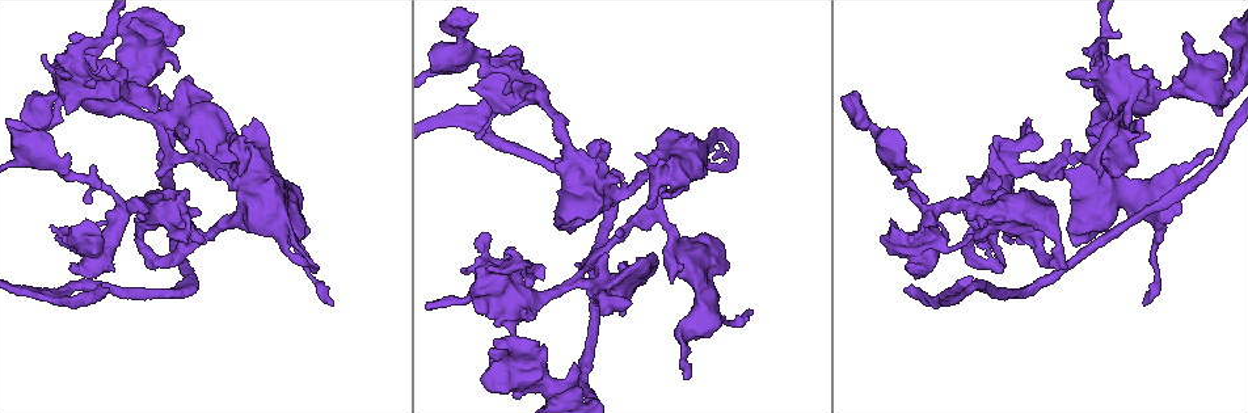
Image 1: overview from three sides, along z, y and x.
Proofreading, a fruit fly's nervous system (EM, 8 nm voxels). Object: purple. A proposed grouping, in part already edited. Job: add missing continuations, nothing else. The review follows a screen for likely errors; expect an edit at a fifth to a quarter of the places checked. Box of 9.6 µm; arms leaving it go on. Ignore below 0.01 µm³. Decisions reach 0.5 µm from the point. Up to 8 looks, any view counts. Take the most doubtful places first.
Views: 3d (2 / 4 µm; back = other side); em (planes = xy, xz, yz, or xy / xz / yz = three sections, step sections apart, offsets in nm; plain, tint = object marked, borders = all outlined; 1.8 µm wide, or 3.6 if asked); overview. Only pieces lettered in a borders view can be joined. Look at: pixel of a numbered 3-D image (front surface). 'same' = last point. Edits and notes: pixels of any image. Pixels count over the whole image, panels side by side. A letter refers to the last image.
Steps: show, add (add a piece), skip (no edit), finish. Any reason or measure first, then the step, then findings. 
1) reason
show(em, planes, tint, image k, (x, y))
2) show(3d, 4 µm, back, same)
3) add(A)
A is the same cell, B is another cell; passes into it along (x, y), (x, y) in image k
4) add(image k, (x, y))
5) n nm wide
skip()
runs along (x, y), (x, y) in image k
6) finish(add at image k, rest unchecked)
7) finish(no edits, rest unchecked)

show(3d, 2 µm, back, image 1, (921, 226))

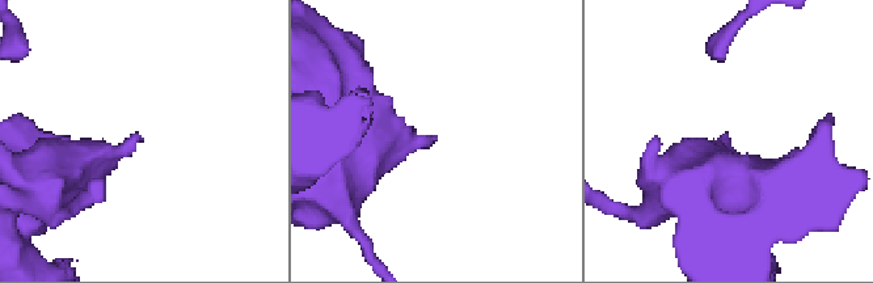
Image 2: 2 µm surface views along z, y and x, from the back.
show(em, planes, tint, image 2, (722, 137))

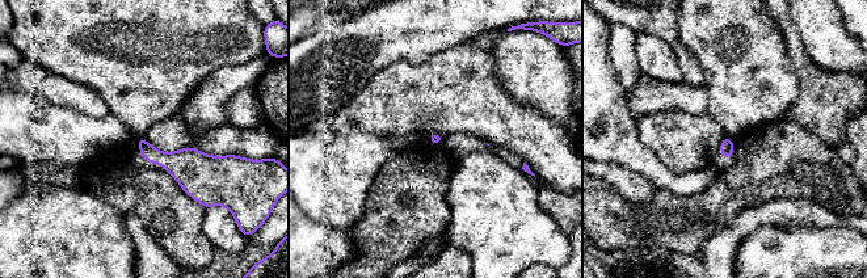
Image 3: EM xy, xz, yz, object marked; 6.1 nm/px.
show(em, planes, borders, same)

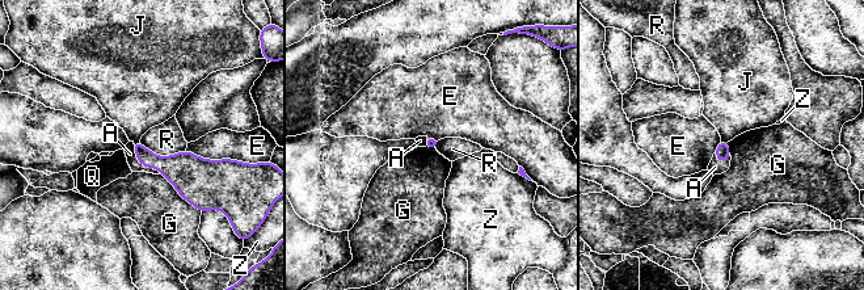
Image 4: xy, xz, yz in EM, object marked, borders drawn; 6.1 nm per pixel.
add(image 4, (130, 154))
A is the same cell, E, G, J, Q, R and Z are other cells; passes into it along (180, 169), (140, 163), (130, 154) in image 4; the cell continues

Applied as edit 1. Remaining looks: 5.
redraw
show(overview)

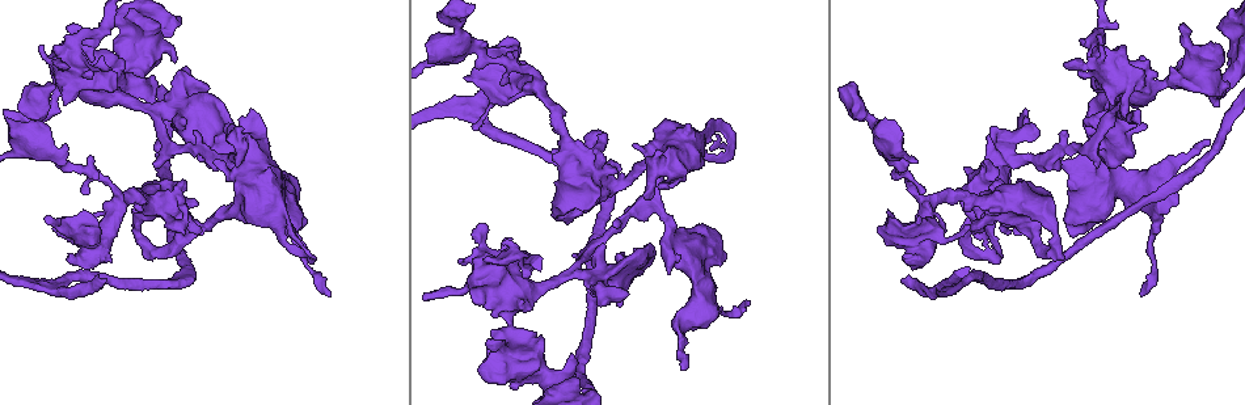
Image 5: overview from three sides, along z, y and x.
thick turns thin
show(em, 3.6 µm, yz, step 16, borders, image 5, (1026, 223))

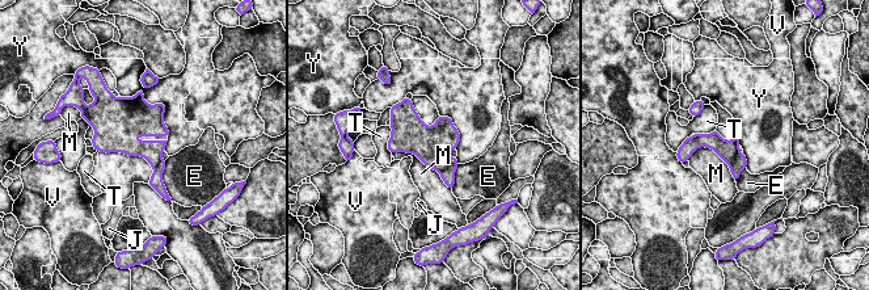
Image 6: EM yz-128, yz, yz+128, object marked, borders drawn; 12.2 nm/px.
skip()
E, J, M, T, V and Y are other cells; none of them fits

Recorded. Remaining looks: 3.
an open end
show(em, 3.6 µm, planes, borders, image 5, (1146, 61))

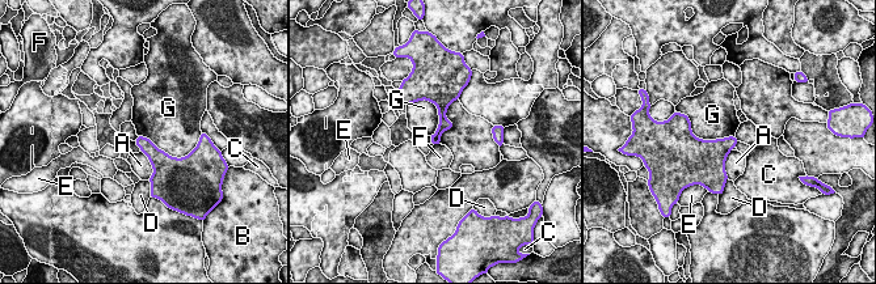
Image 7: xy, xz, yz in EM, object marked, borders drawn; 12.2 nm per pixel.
skip()
A, B, C, D, E, F and G are other cells; border along (407, 105), (430, 101), (437, 131) in image 7; no lettered piece goes on from it

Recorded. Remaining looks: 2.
finish(add at image 4, rest unchecked)

